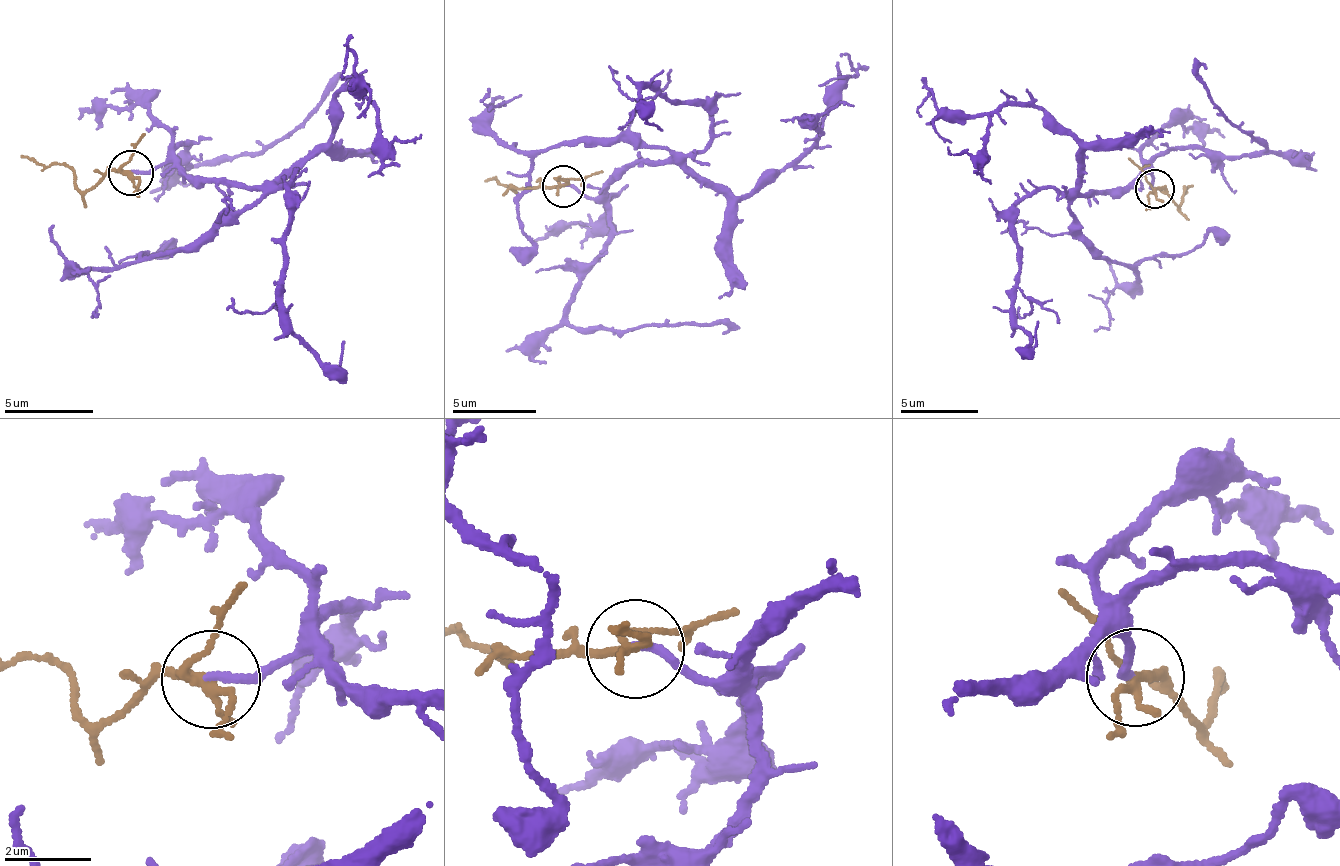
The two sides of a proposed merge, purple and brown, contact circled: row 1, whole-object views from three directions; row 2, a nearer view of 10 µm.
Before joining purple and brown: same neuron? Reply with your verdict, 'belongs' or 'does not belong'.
belongs

